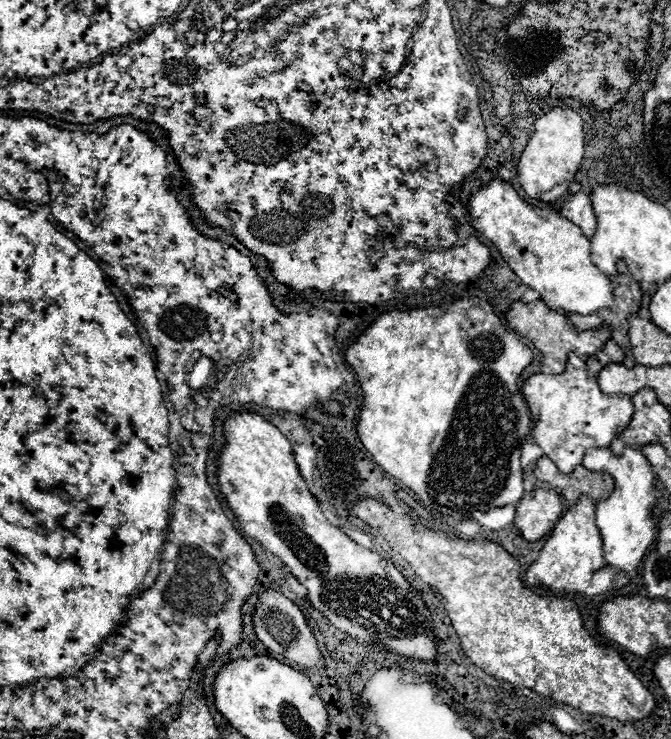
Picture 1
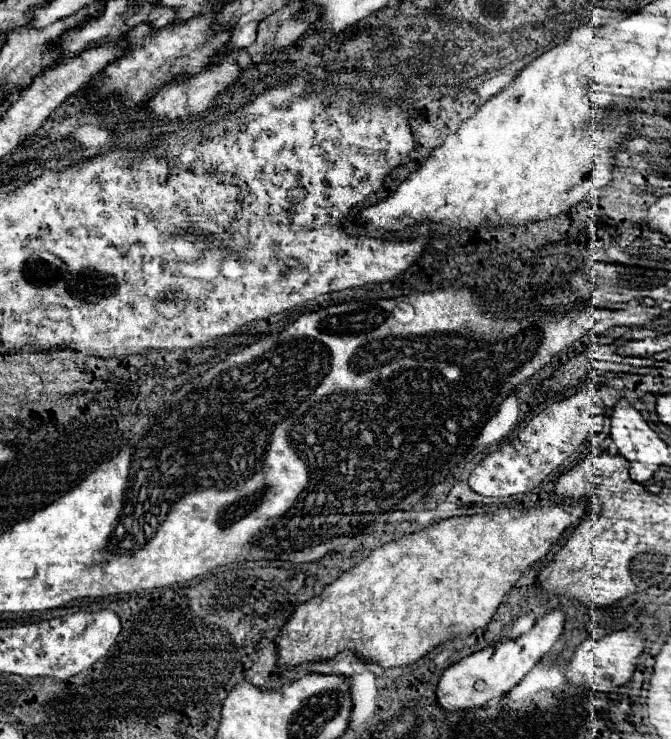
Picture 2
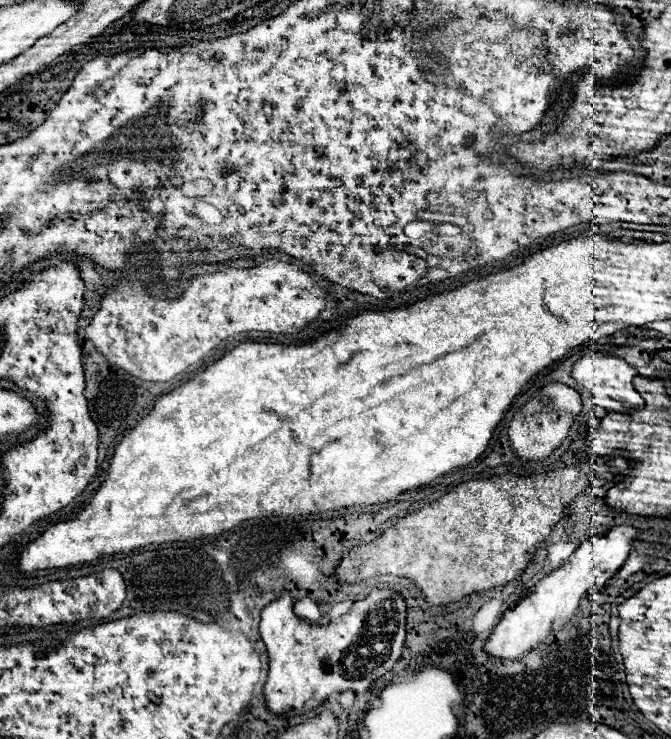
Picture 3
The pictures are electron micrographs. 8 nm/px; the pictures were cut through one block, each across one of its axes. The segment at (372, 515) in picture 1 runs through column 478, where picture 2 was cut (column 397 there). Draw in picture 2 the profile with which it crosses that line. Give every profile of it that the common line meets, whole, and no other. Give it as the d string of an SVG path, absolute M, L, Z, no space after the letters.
M578 504L574 508L570 506L544 506L544 508L538 508L538 510L496 510L496 512L490 512L490 514L478 514L478 516L458 516L458 518L448 518L448 520L442 520L434 526L428 526L416 534L410 534L410 536L404 536L396 542L390 542L390 544L384 544L382 548L376 548L366 560L358 562L354 568L350 568L348 572L344 572L336 582L332 582L330 586L326 586L322 590L320 596L300 604L296 608L296 612L290 616L288 624L280 630L280 634L274 638L274 644L278 648L278 672L286 670L286 668L294 668L298 664L304 664L304 662L318 662L318 660L332 660L336 658L338 654L350 650L354 652L354 656L362 662L374 662L382 668L400 668L400 666L408 666L408 664L414 664L418 662L420 658L424 658L428 652L432 652L436 646L444 644L446 640L452 640L452 638L466 638L470 636L474 630L478 628L484 628L492 616L496 614L498 606L502 604L504 596L514 588L514 584L518 582L518 578L534 564L534 562L540 562L548 552L550 548L560 540L560 536L564 534L564 530L576 522L578 518L584 516L584 504Z

